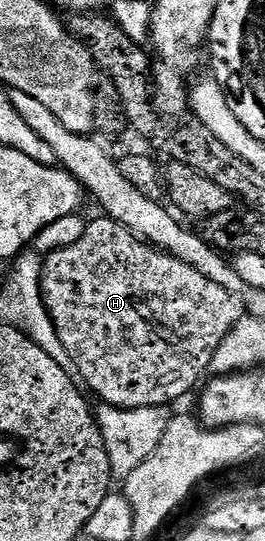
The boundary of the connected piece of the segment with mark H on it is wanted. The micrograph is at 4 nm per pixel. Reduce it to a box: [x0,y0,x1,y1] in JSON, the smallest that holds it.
[42,217,244,409]

